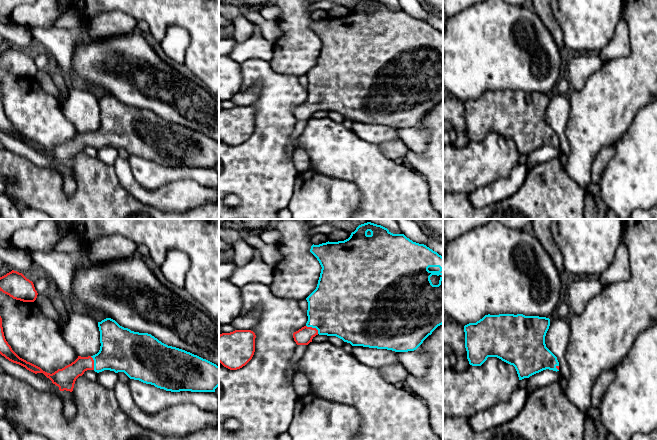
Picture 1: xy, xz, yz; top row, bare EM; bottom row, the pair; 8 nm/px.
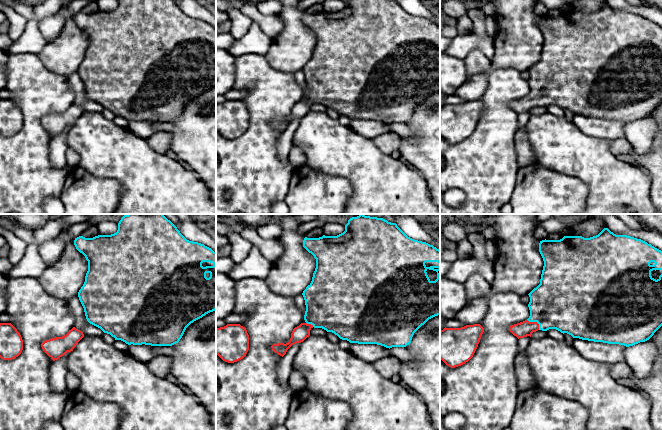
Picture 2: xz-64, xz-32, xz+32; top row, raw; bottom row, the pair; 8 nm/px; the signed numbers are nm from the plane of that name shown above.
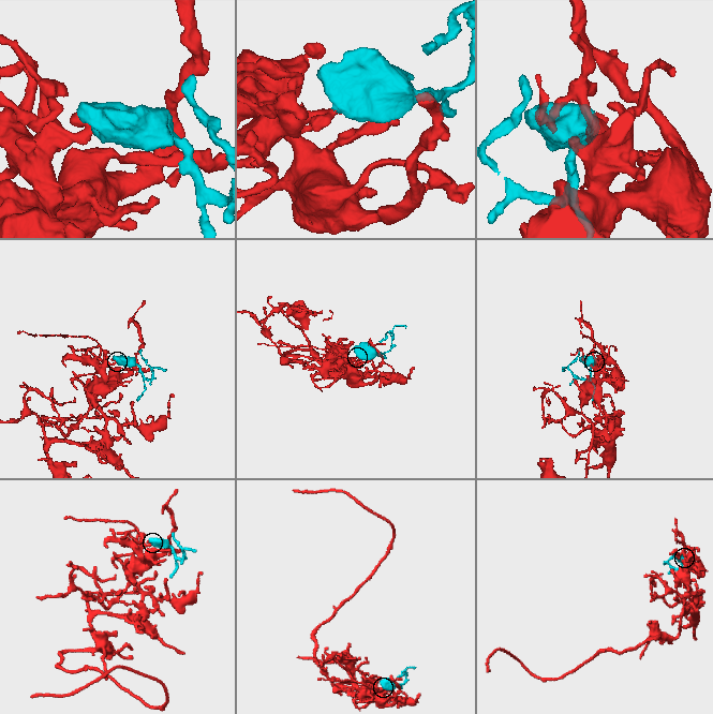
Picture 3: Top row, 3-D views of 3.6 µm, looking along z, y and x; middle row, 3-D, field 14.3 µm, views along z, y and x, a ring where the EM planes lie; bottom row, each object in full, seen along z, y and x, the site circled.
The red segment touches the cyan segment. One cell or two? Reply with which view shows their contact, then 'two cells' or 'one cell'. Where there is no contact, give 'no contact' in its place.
xz | one cell

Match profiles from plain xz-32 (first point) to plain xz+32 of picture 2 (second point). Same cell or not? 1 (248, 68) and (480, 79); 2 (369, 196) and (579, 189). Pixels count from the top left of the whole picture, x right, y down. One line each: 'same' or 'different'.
1: different
2: different

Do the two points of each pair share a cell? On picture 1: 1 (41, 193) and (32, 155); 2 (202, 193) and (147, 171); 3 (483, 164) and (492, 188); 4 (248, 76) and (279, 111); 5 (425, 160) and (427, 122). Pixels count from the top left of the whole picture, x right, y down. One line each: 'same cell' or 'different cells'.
1: different cells
2: different cells
3: different cells
4: same cell
5: same cell

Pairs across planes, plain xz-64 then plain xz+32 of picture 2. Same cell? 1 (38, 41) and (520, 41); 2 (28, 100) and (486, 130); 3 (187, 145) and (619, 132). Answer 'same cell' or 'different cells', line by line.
1: different cells
2: same cell
3: different cells

